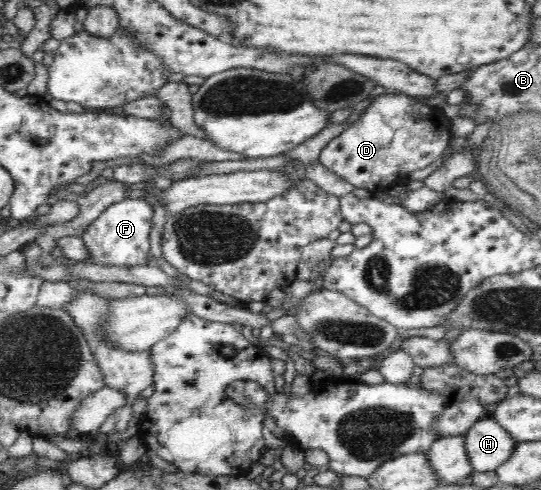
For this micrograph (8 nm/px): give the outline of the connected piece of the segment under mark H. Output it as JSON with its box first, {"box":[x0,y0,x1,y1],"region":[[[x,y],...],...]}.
{"box":[464,418,517,472],"region":[[[492,418],[475,422],[464,434],[465,449],[477,472],[496,471],[513,456],[517,443],[506,429]]]}

